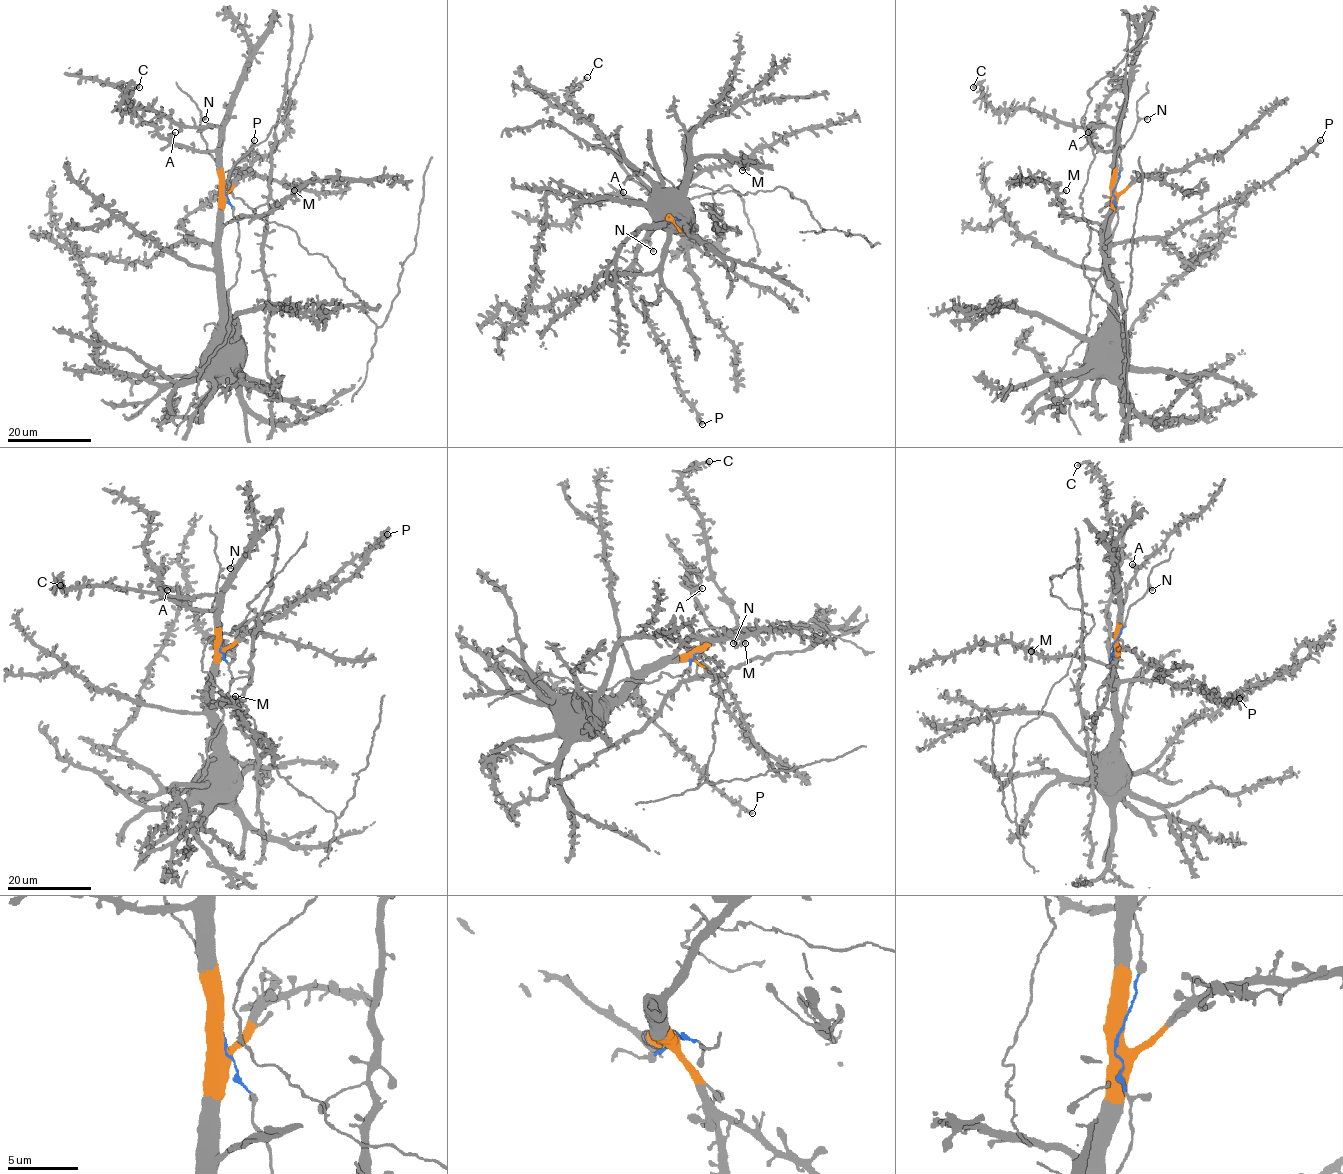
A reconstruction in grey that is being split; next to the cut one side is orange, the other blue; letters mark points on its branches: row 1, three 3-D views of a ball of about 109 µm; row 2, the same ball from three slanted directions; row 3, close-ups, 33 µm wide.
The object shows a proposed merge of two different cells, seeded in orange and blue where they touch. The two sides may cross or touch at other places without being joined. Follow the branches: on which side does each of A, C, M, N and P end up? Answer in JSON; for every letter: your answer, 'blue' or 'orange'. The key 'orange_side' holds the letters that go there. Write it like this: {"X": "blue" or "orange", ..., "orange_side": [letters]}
{"A": "orange", "C": "orange", "M": "orange", "N": "blue", "P": "orange", "orange_side": ["A", "C", "M", "P"]}

